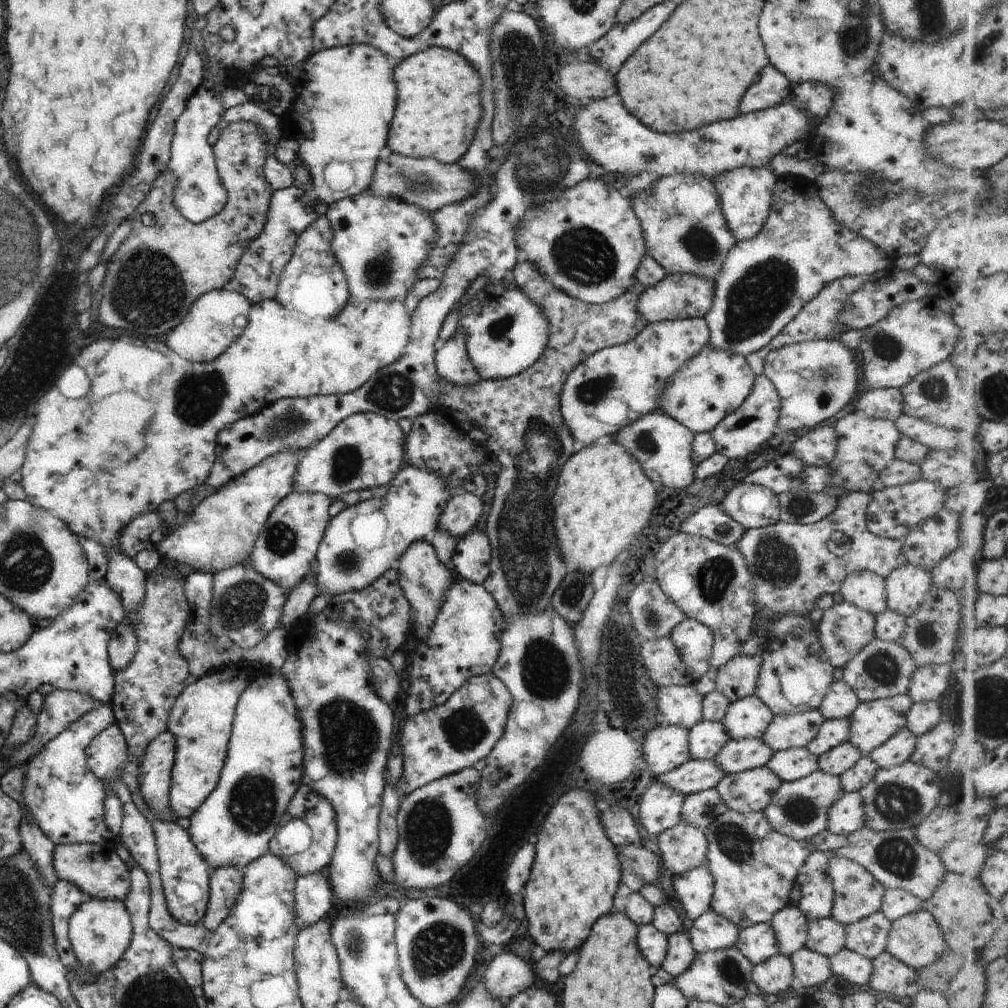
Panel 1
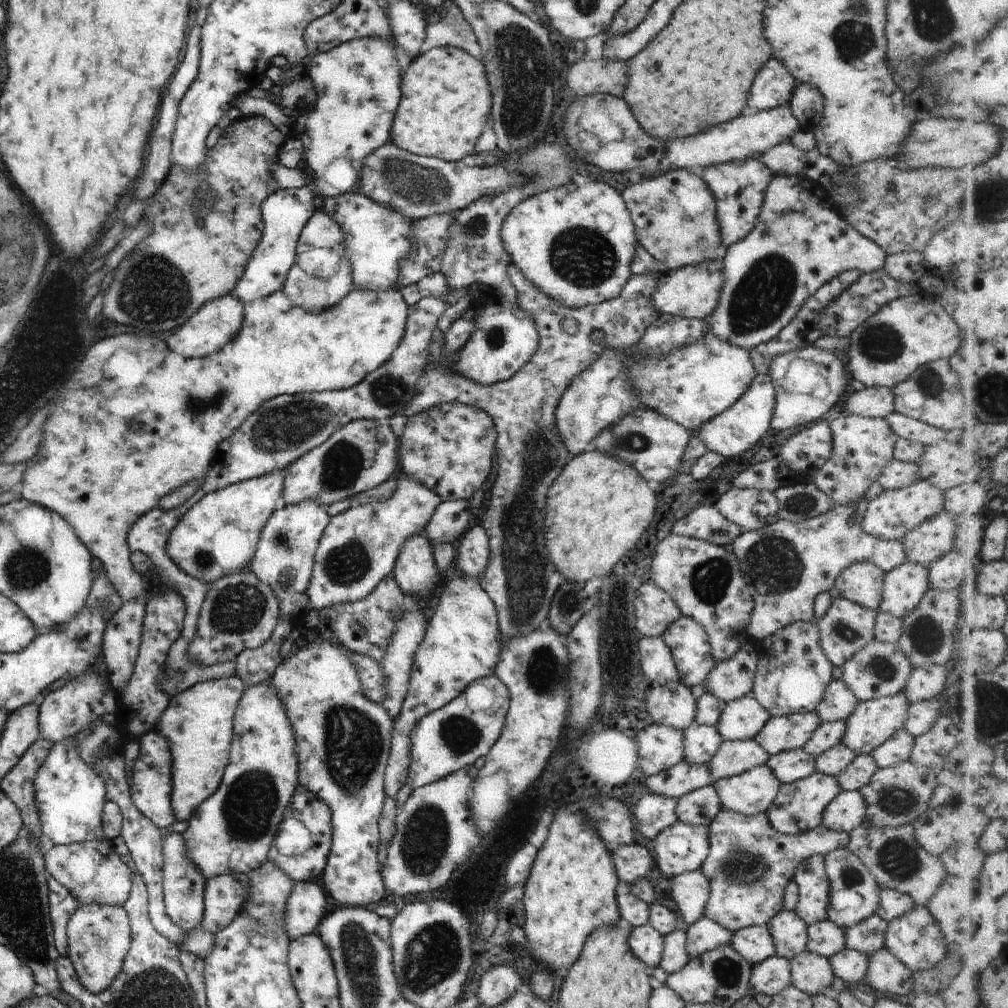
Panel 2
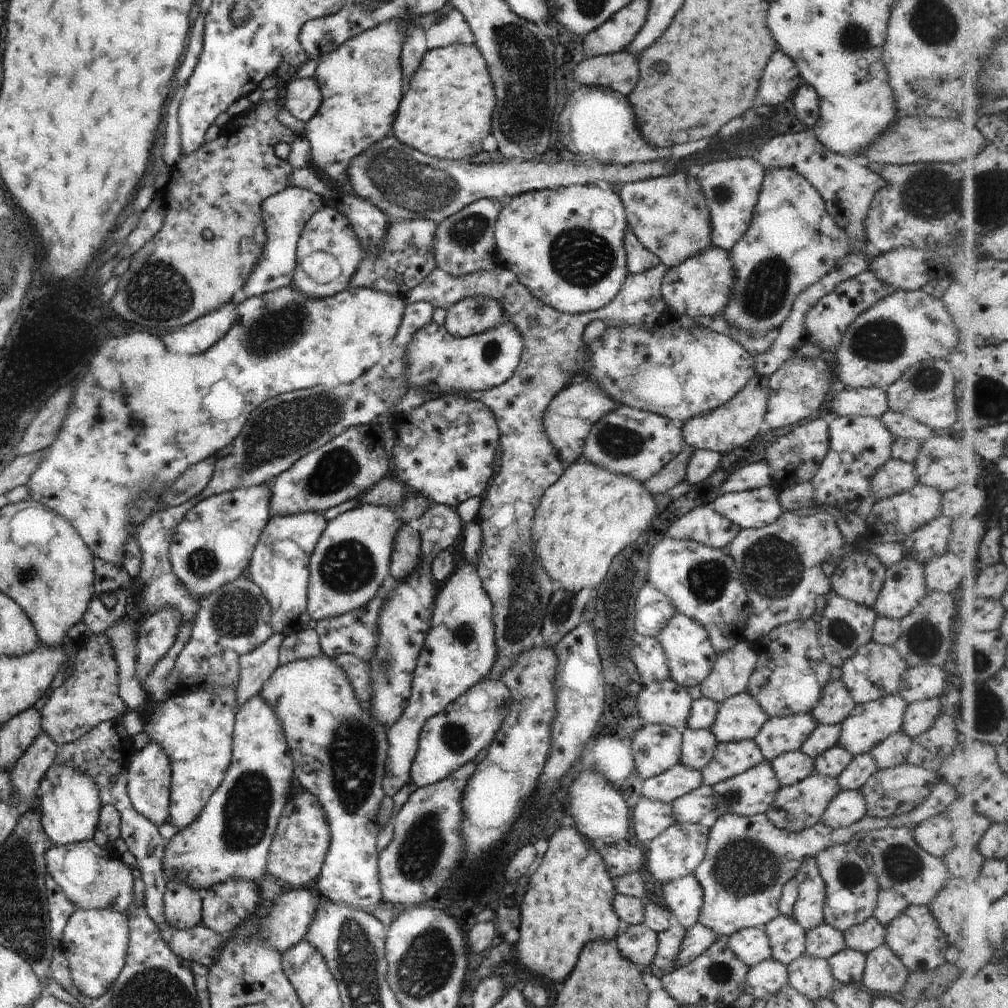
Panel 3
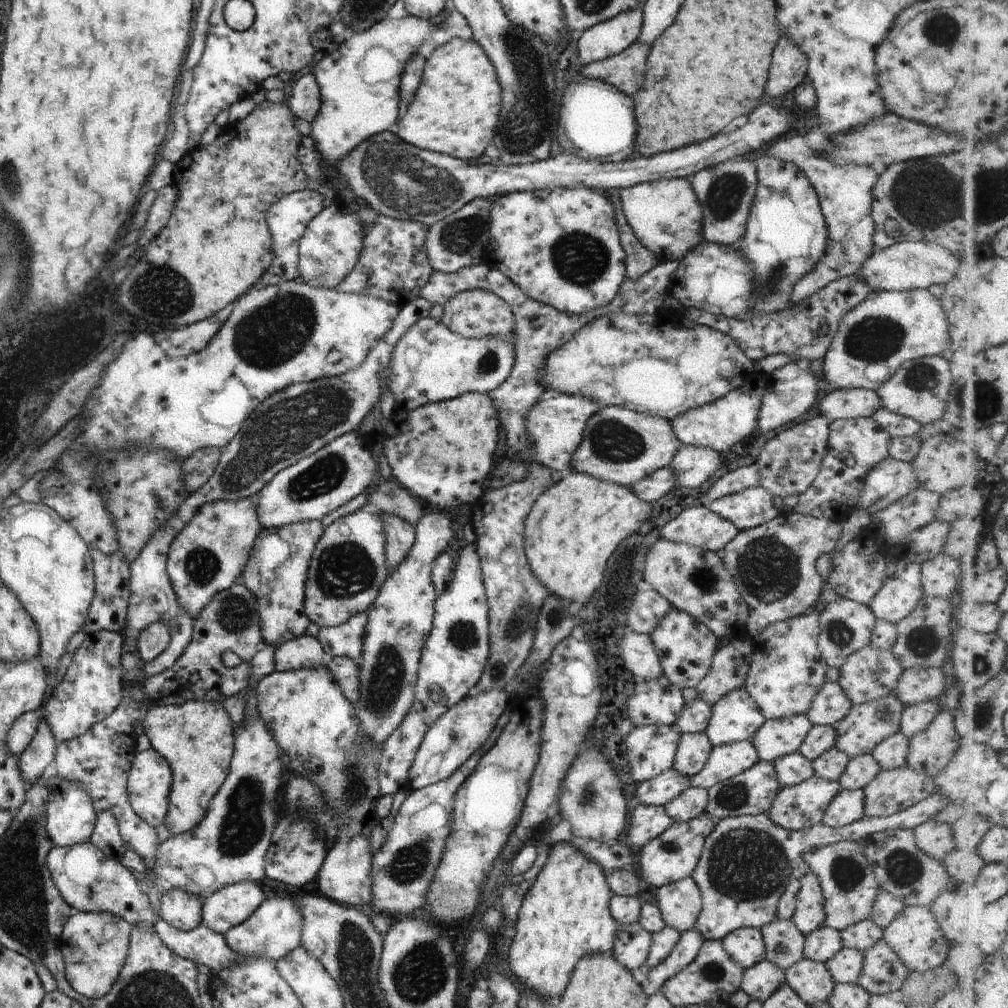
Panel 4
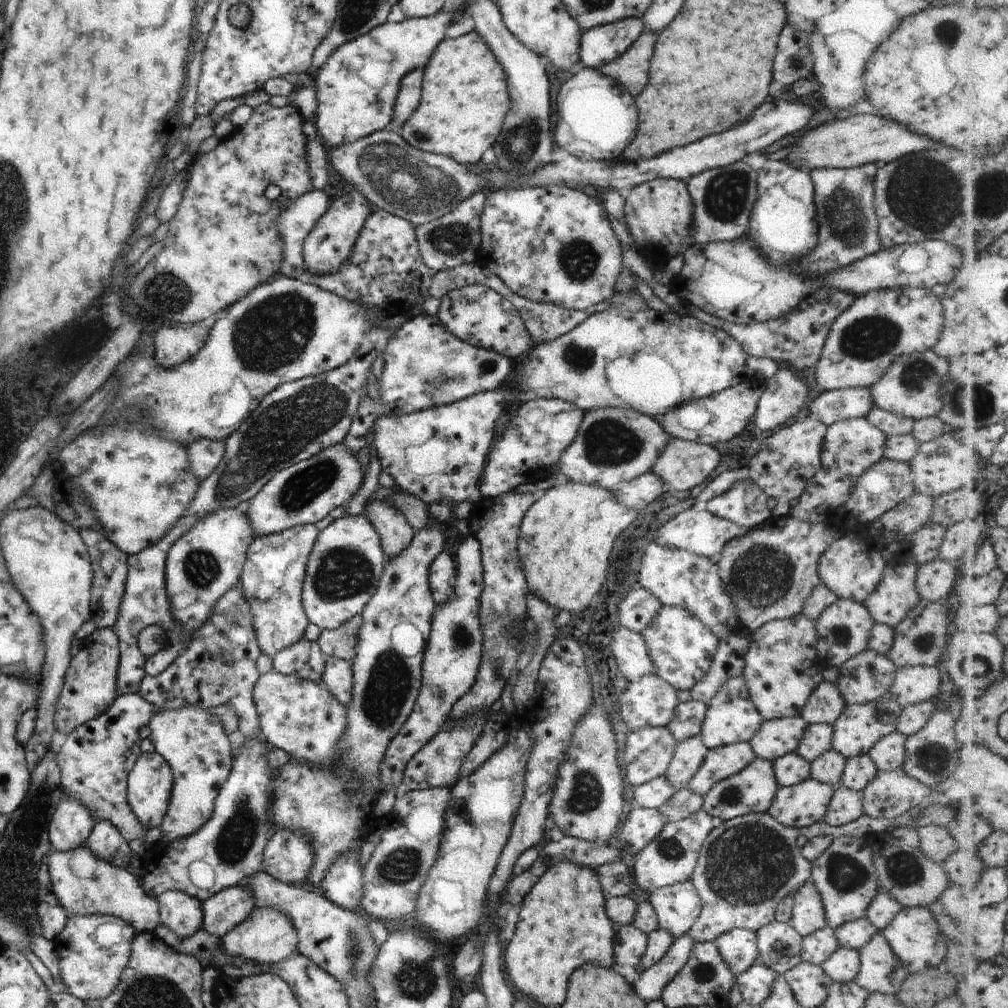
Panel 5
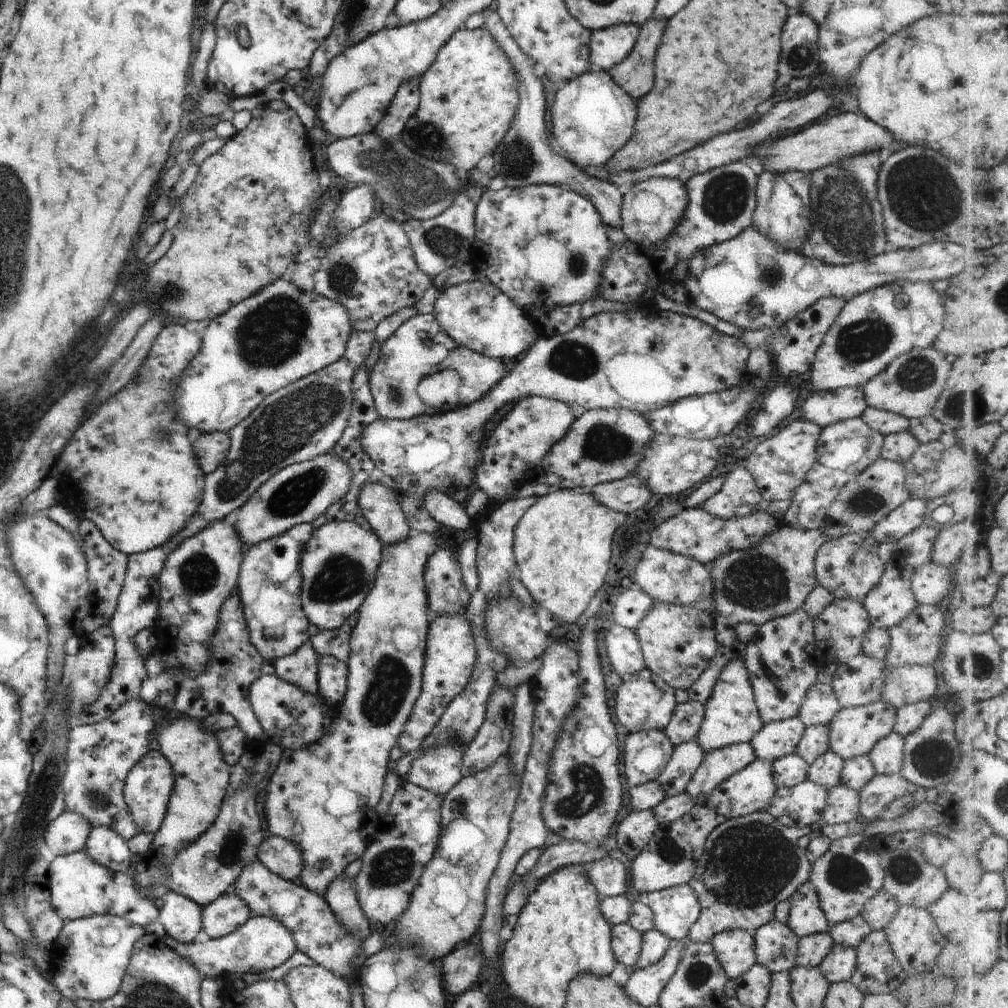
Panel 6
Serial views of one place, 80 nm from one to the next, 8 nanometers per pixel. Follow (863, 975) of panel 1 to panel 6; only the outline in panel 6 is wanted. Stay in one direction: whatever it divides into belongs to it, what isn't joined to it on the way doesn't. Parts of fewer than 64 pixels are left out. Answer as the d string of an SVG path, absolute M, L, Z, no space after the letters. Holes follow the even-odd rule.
M834 945L819 968L828 982L850 981L858 966L856 950L851 946Z

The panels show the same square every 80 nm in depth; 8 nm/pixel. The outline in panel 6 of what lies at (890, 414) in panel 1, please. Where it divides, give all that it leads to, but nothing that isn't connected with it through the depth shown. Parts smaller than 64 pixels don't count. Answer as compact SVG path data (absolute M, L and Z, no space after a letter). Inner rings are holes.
M861 387L816 392L802 404L801 420L814 422L824 429L836 422L861 418L868 407Z

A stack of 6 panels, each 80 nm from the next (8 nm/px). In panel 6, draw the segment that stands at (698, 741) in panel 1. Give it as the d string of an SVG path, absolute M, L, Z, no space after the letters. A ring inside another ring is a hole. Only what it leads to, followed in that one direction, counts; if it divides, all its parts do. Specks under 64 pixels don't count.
M697 738L674 747L670 762L662 774L655 778L658 784L662 784L666 797L685 792L686 785L705 756L706 752L700 748Z

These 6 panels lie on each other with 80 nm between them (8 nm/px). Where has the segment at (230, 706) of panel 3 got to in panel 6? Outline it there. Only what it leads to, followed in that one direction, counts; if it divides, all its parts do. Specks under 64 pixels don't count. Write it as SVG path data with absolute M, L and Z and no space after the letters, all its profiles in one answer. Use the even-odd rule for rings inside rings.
M166 717L154 731L157 732L159 751L173 768L175 781L165 817L154 833L148 851L157 852L158 862L172 862L176 852L186 848L215 823L222 801L230 792L230 766L224 762L215 733L202 727L200 720L192 722L186 718Z

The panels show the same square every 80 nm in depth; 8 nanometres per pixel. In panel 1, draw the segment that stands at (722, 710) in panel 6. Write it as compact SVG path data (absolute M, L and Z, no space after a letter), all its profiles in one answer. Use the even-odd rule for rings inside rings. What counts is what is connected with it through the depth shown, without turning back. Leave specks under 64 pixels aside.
M751 695L732 702L721 722L730 739L761 739L774 718L764 702Z

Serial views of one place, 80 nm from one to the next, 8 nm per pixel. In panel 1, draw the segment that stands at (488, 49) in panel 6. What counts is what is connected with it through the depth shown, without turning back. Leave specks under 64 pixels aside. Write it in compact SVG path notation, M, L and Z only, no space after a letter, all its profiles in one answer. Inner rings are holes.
M430 47L395 65L396 109L386 146L406 158L434 158L442 164L458 162L470 148L482 118L482 80L470 62L446 48Z

